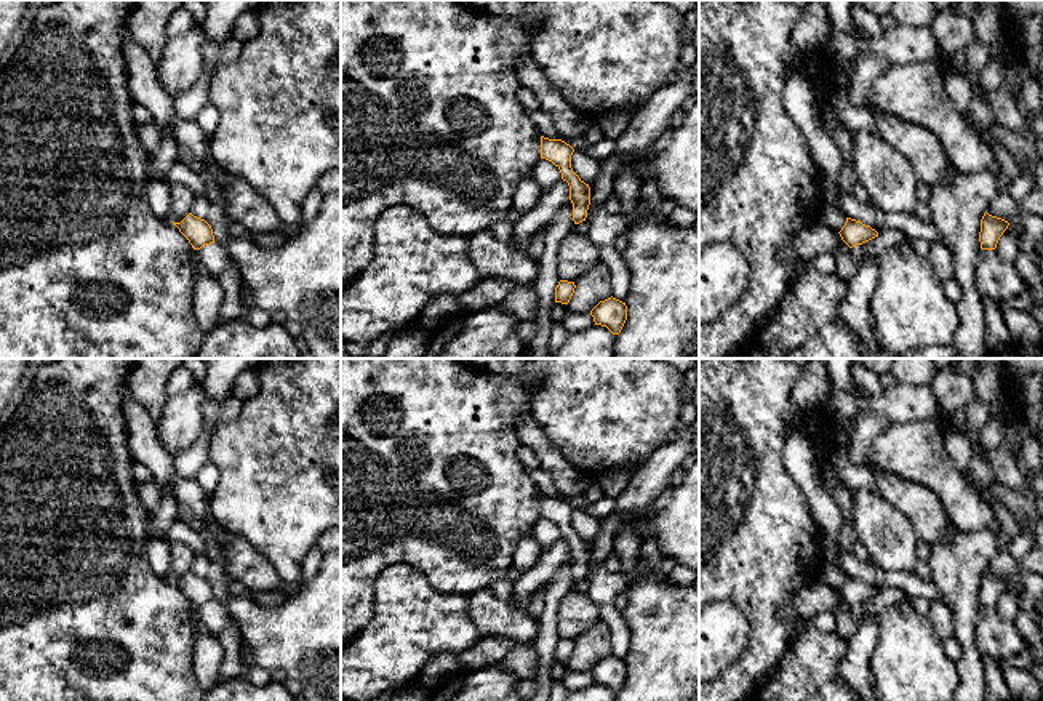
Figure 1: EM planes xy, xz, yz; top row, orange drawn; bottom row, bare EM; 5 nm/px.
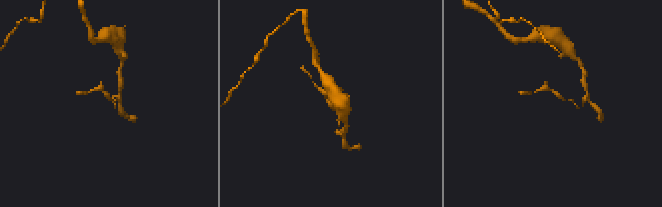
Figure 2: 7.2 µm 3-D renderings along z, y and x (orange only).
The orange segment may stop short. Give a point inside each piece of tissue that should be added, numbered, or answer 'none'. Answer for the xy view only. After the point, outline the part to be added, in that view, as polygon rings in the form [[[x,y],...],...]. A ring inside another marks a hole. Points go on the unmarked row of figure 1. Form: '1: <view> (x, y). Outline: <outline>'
none

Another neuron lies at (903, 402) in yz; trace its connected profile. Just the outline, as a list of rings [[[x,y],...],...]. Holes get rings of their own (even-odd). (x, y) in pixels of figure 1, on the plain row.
[[[896,383],[881,394],[869,394],[861,389],[854,397],[859,411],[856,418],[833,416],[833,440],[837,448],[848,448],[856,421],[862,415],[880,413],[891,423],[913,423],[934,418],[941,413],[941,405],[931,384]]]

